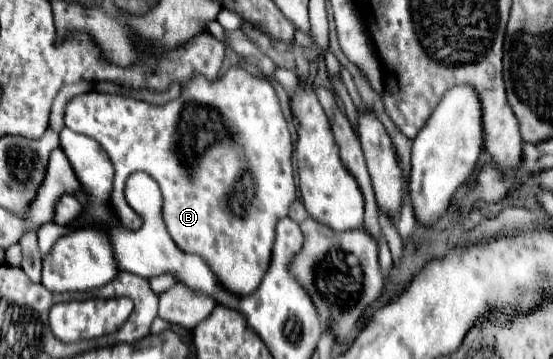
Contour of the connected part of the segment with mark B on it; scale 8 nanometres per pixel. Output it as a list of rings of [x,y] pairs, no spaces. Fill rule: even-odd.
[[[231,67],[215,81],[197,73],[183,83],[181,95],[165,105],[153,105],[119,93],[91,91],[73,97],[65,105],[63,121],[71,131],[95,139],[113,161],[115,181],[111,209],[125,229],[135,231],[141,227],[141,219],[127,205],[123,189],[131,173],[143,171],[153,177],[163,191],[163,219],[173,243],[185,253],[199,255],[229,293],[247,297],[259,287],[269,267],[275,225],[287,217],[289,203],[297,197],[291,165],[291,135],[279,99],[267,79],[253,77],[243,67]]]

